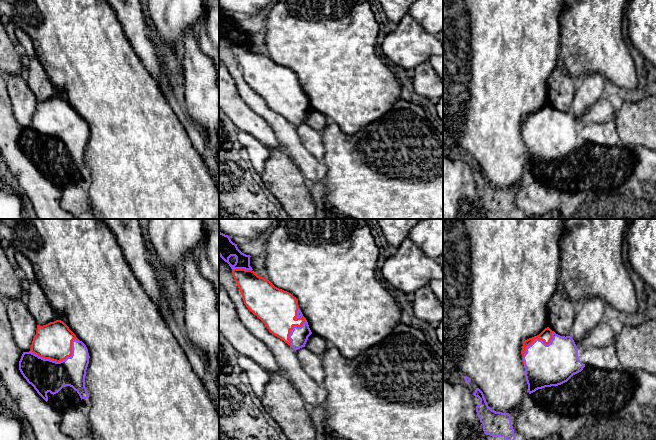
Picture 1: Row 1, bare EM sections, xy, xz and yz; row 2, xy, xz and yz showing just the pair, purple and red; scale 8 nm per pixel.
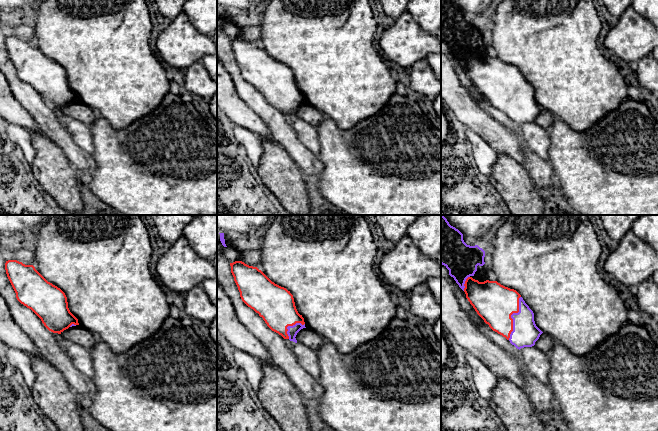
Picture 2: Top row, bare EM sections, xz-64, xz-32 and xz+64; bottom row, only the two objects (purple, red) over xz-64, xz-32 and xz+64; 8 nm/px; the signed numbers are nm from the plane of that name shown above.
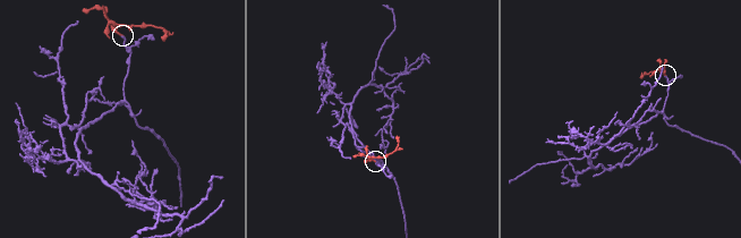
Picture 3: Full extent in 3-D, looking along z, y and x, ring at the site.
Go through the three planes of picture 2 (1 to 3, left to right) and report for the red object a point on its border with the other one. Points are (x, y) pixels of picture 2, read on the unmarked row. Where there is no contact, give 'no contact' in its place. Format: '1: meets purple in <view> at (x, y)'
1: meets purple in xz-64 at (72, 100)
2: meets purple in xz-32 at (290, 102)
3: meets purple in xz+64 at (511, 92)

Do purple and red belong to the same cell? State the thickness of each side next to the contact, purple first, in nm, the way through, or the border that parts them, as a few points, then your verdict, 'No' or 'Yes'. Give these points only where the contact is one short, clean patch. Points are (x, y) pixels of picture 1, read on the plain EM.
Thickness 260 nm (purple) against 300 nm. Yes

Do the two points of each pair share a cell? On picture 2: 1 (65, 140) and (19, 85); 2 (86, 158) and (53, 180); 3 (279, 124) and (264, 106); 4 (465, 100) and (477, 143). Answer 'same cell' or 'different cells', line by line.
1: same cell
2: different cells
3: same cell
4: different cells

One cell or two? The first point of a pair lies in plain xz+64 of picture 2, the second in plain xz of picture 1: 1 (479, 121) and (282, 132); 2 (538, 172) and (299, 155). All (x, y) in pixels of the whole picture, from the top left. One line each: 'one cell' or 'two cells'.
1: two cells
2: one cell

